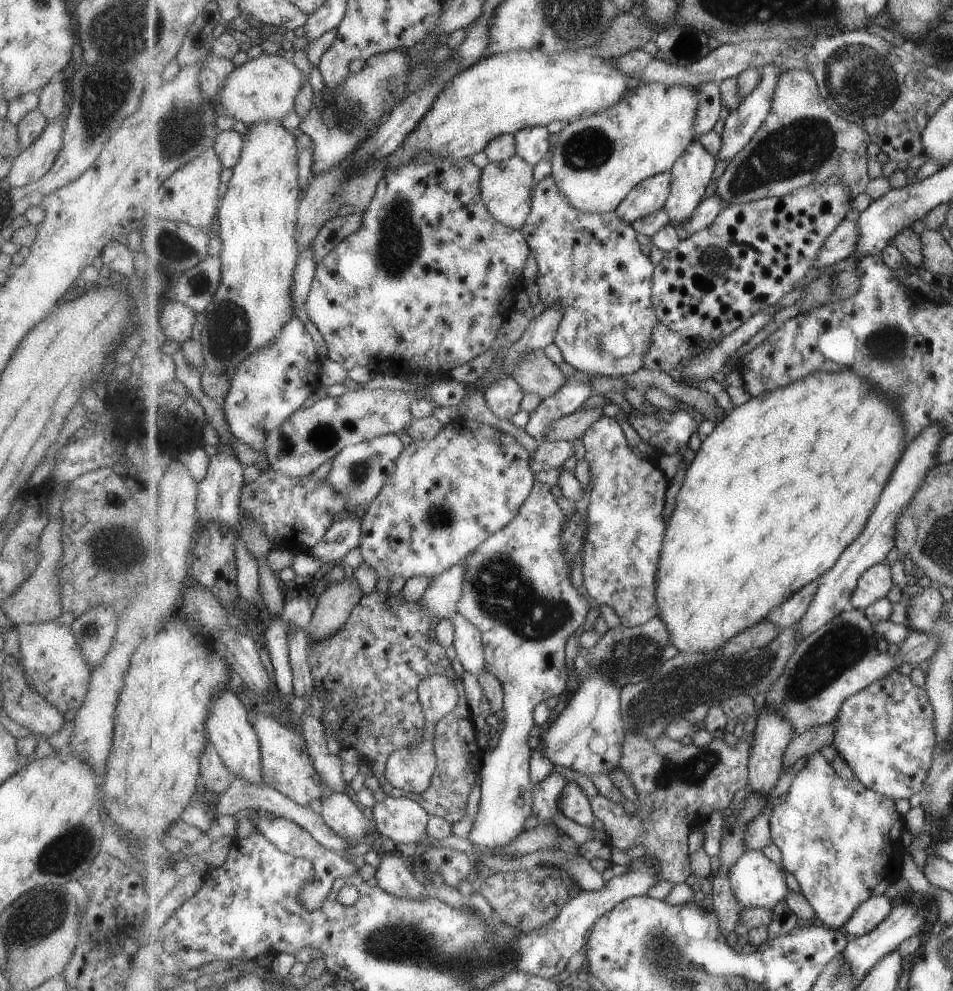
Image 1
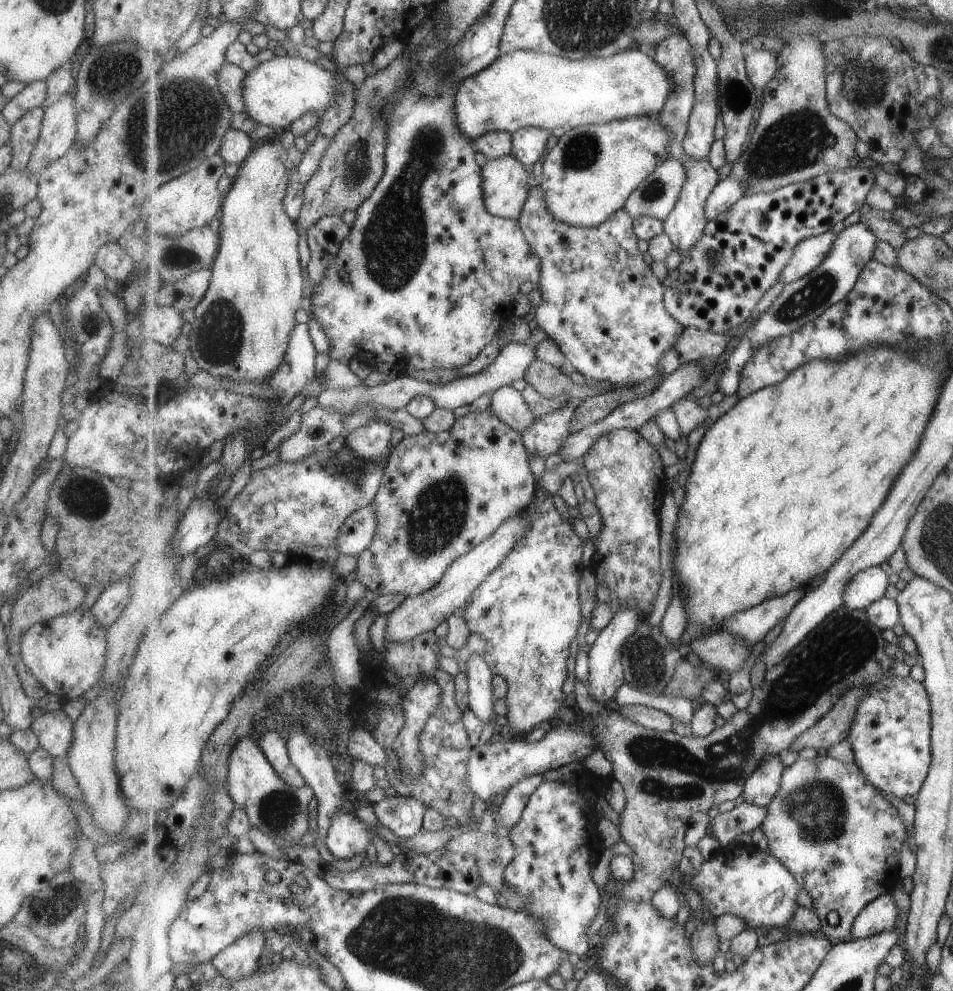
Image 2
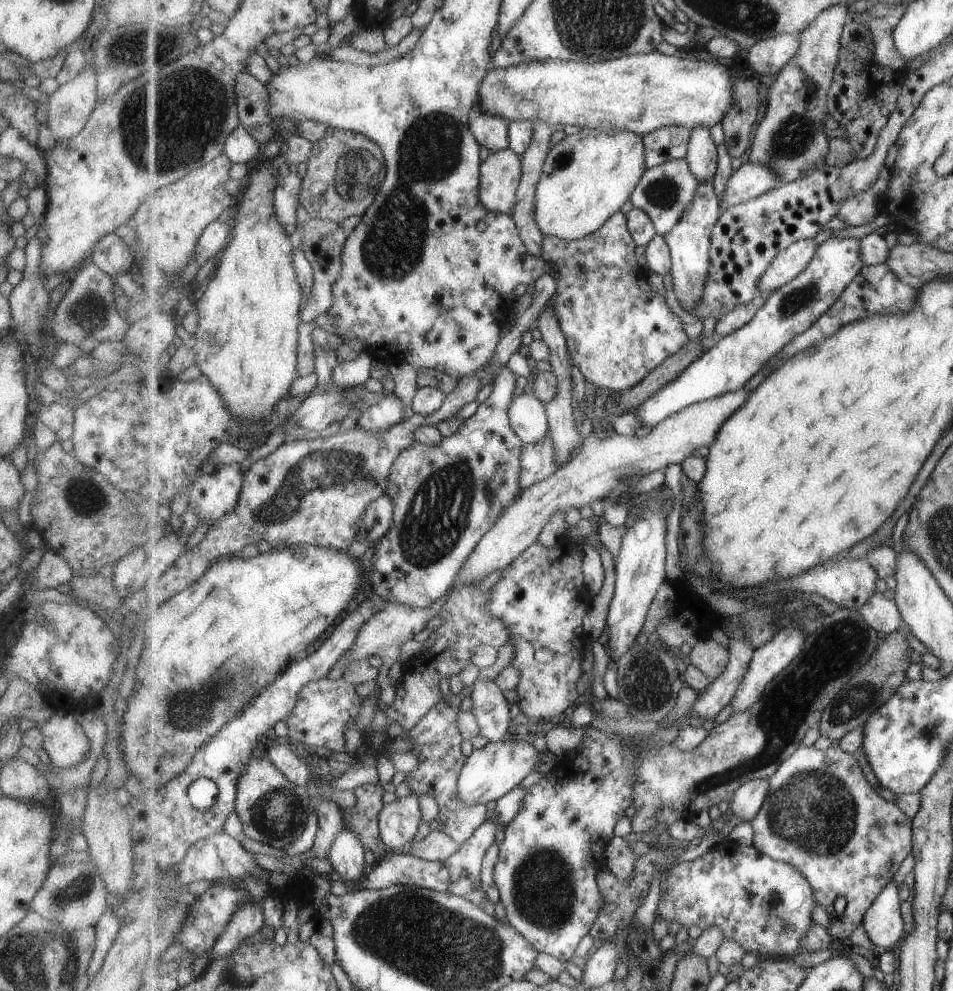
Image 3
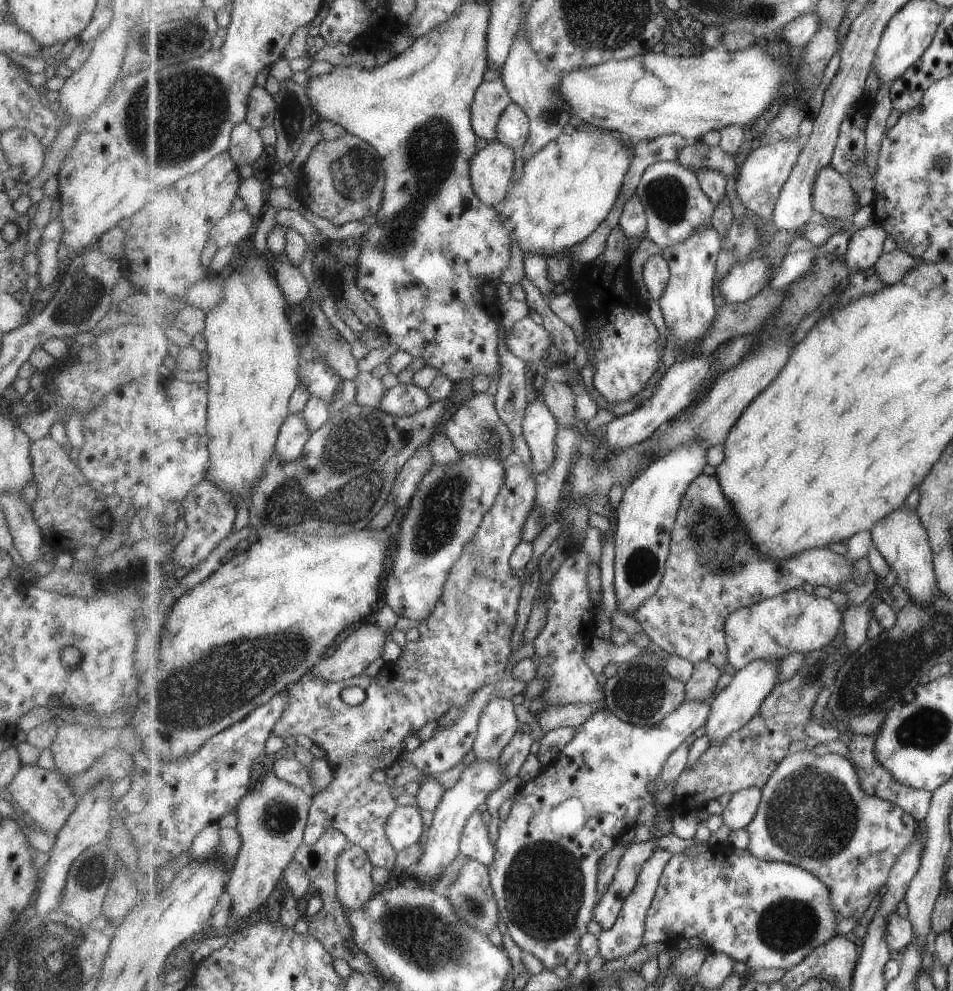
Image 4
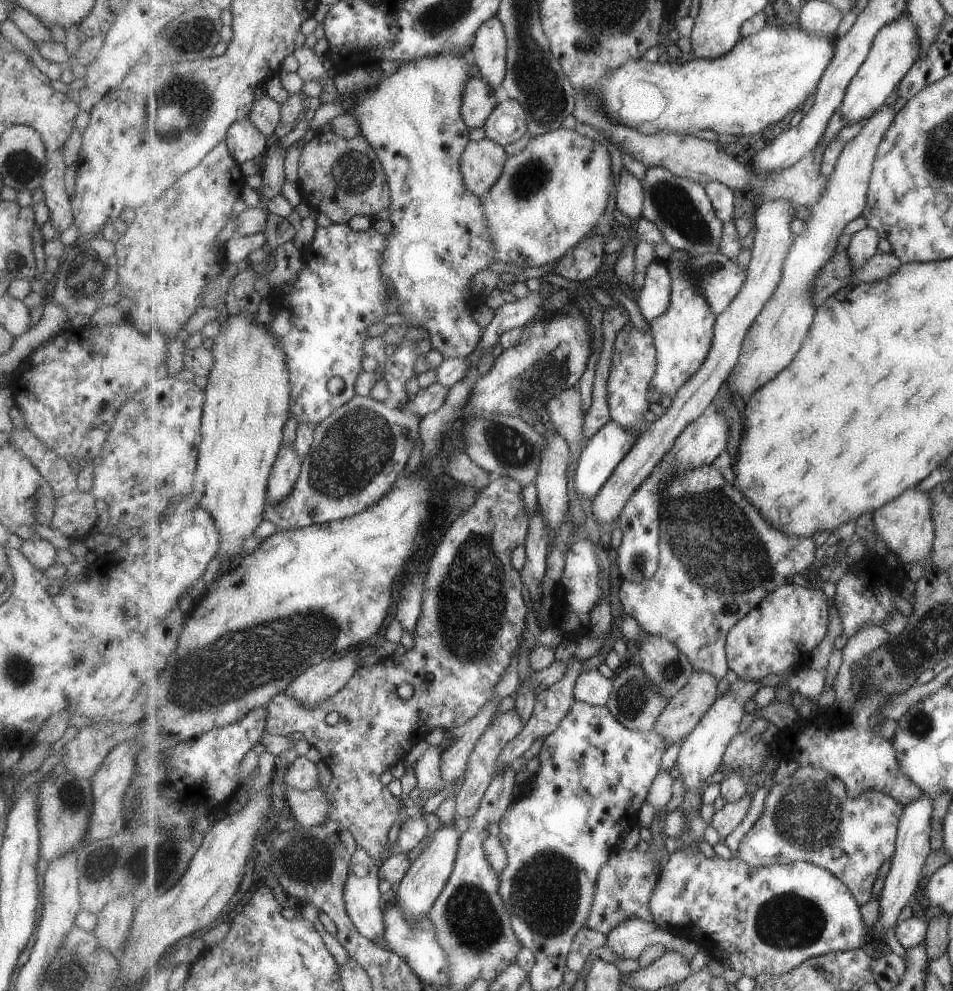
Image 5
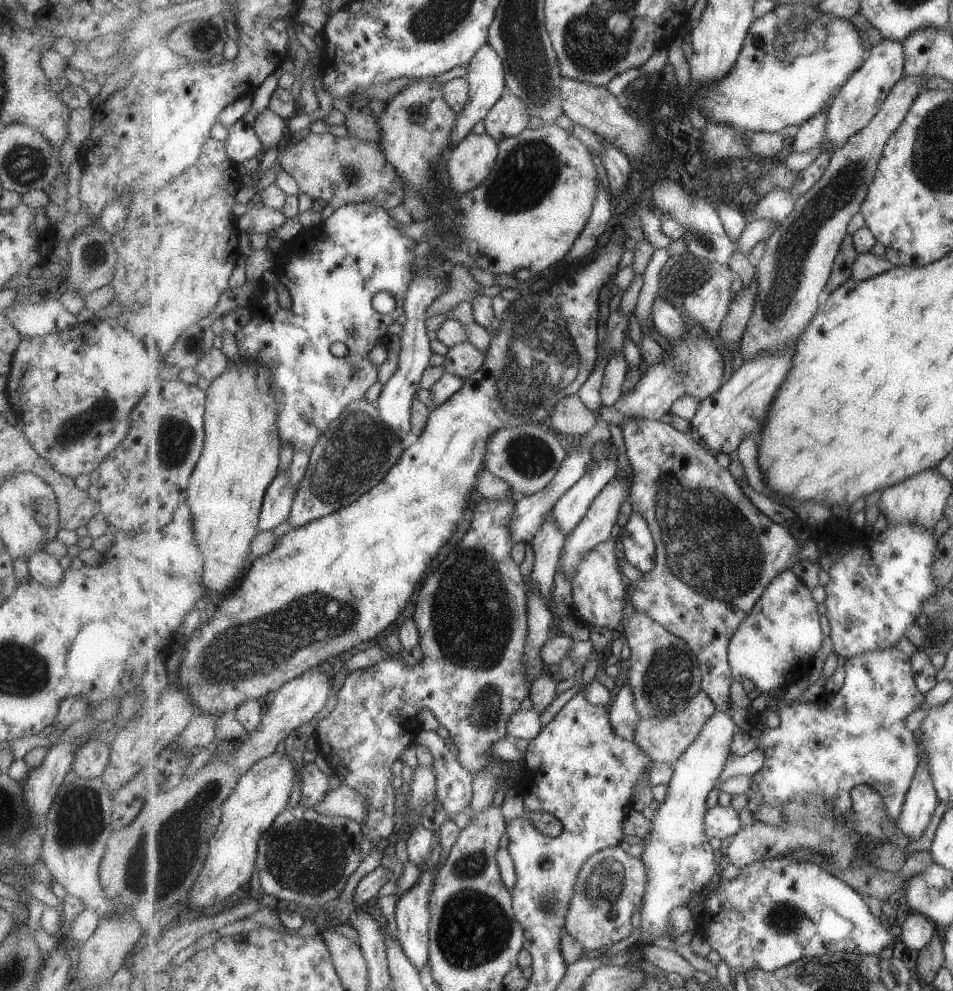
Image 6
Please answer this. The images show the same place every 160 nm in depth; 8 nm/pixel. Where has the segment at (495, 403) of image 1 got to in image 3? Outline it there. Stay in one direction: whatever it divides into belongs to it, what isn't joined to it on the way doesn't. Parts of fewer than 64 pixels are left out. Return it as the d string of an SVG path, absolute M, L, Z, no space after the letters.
M535 394L514 396L510 404L510 421L525 445L545 438L550 432L546 404Z

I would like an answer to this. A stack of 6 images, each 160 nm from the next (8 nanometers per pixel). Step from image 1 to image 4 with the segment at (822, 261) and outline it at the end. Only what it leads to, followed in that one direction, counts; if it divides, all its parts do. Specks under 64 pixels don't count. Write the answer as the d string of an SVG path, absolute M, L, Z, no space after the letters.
M765 260L734 262L727 274L717 282L720 296L726 303L745 303L770 285L771 268Z

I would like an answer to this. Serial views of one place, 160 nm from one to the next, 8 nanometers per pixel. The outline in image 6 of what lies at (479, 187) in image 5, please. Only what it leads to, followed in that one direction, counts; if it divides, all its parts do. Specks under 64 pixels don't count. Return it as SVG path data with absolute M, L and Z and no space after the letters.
M486 132L481 135L471 133L453 148L447 168L455 192L459 195L468 193L478 187L493 172L500 153L499 143Z

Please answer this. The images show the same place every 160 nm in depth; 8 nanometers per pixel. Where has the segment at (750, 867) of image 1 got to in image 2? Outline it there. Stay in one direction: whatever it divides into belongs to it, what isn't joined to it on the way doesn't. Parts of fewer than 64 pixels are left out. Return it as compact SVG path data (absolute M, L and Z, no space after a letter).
M731 841L727 846L720 846L708 861L703 862L695 876L681 878L681 884L686 884L695 890L707 902L707 909L713 912L715 918L731 913L742 916L748 922L748 928L759 926L787 928L798 910L797 898L802 885L798 878L772 853L759 851L755 845L737 844Z

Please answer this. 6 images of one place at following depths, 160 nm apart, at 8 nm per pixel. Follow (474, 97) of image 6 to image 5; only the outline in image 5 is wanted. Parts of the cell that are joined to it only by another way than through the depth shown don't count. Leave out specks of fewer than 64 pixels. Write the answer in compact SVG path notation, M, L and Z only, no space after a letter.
M499 15L489 19L479 28L471 47L474 64L495 92L501 92L501 84L507 72L508 38Z

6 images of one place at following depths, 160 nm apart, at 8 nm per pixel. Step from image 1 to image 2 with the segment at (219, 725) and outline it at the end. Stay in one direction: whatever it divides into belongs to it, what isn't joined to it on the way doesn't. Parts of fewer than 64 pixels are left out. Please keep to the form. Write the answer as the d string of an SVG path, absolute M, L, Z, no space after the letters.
M250 736L239 740L232 750L227 787L230 797L250 814L253 826L278 844L300 844L309 830L309 804L316 796L314 788L309 784L303 788L289 786Z

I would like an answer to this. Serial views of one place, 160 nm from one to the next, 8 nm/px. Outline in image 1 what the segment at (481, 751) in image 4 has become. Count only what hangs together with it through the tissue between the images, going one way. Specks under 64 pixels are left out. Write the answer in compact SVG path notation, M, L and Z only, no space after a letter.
M460 612L450 616L449 619L453 621L456 628L454 648L457 659L465 671L478 678L486 668L483 633L476 624Z

